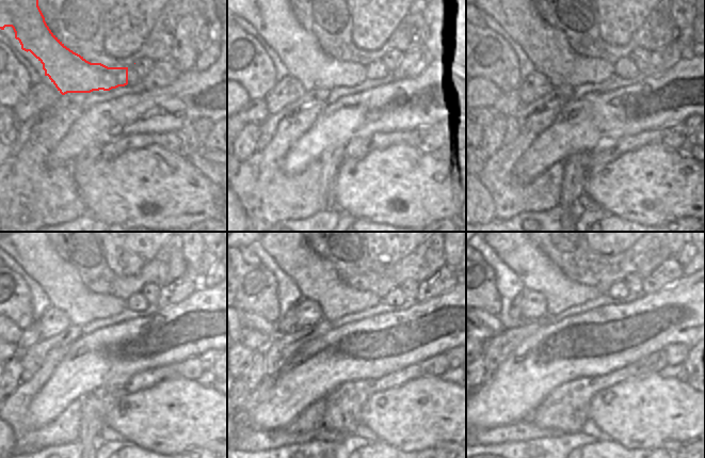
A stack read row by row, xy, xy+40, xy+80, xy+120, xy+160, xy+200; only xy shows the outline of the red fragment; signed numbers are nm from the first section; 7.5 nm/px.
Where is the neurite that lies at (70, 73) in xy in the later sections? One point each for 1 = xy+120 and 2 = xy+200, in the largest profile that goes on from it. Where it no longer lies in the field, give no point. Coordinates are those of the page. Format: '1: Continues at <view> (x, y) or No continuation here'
1: Continues at xy+120 (36, 253)
2: Continues at xy+200 (527, 253)

